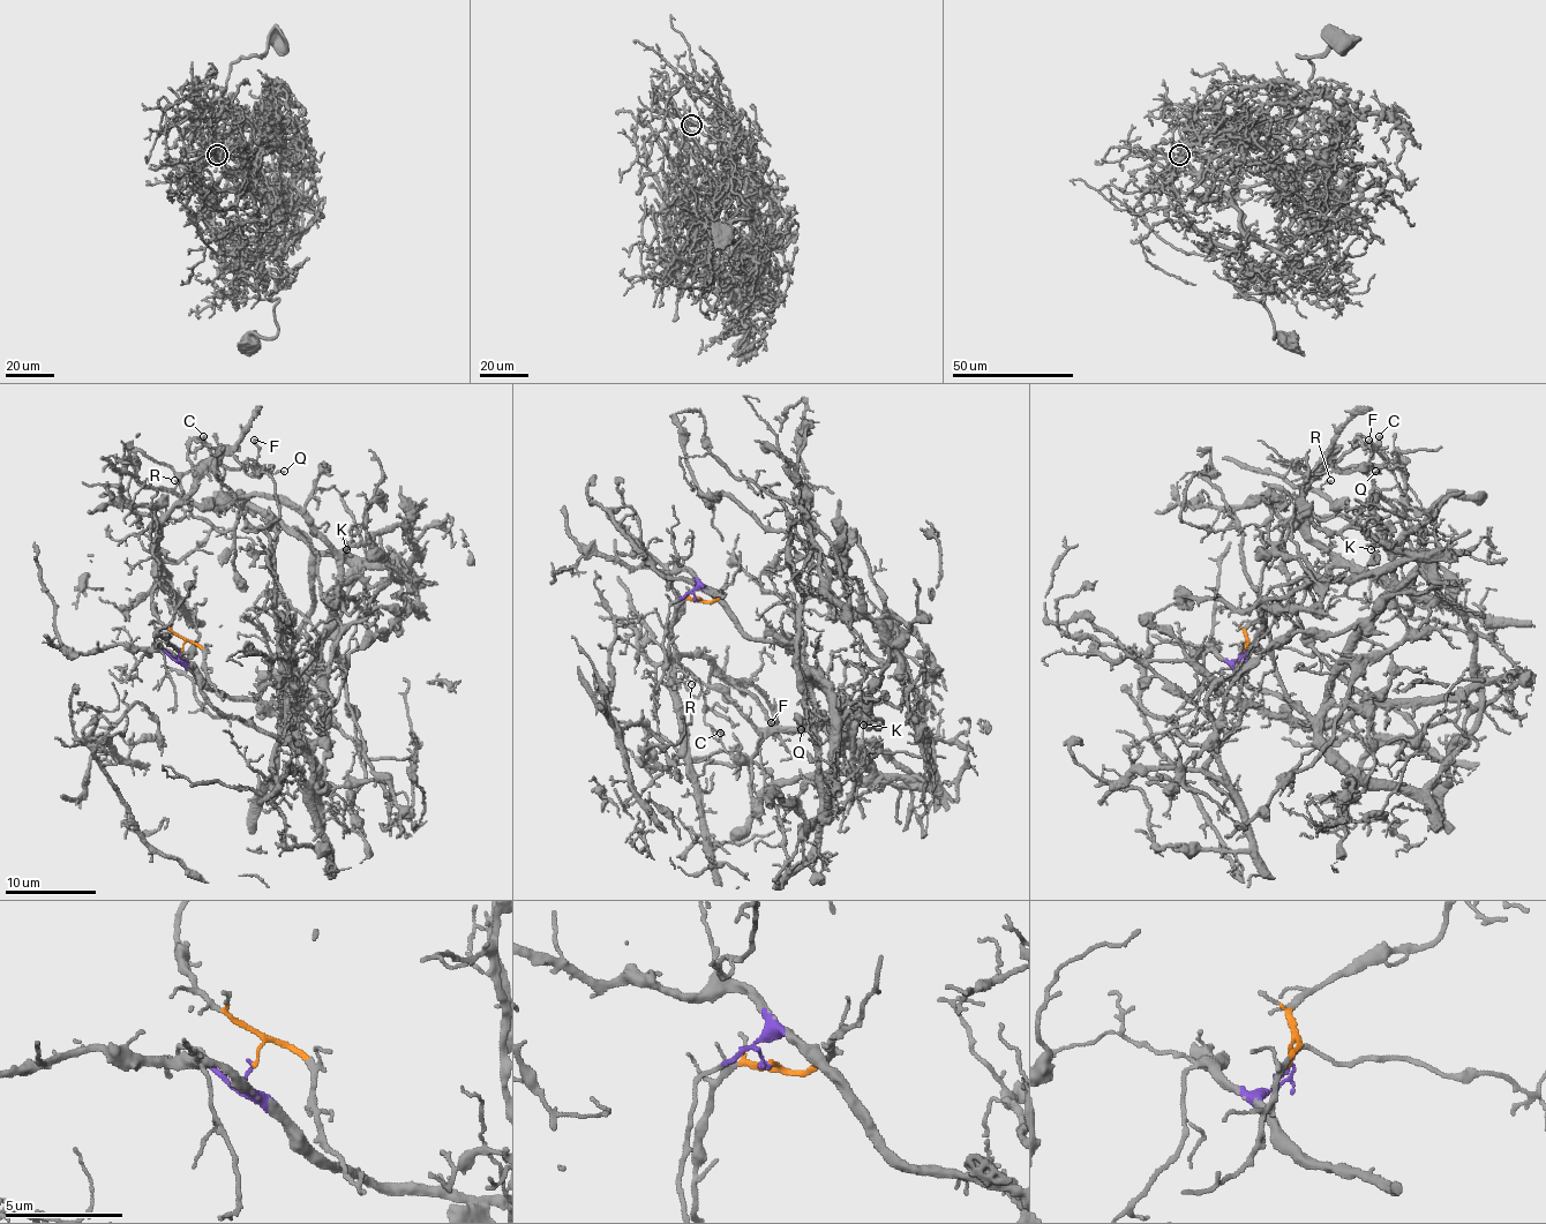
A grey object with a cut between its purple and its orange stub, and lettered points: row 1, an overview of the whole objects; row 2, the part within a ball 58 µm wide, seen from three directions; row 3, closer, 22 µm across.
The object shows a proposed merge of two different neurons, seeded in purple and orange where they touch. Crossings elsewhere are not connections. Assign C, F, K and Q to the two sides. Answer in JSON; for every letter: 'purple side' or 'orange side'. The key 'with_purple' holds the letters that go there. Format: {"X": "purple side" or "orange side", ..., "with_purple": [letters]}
{"C": "orange side", "F": "orange side", "K": "purple side", "Q": "orange side", "with_purple": ["K"]}

